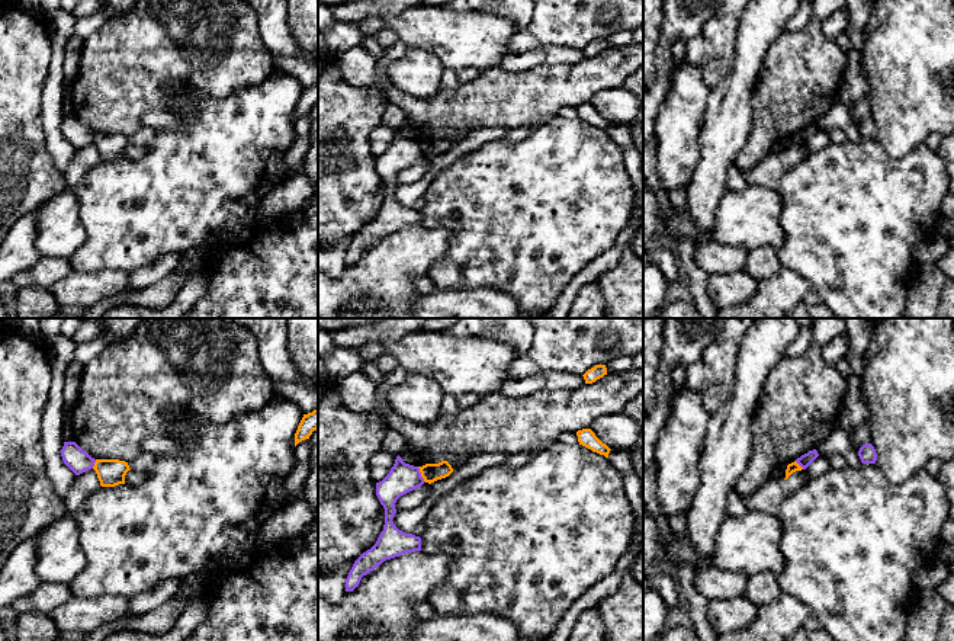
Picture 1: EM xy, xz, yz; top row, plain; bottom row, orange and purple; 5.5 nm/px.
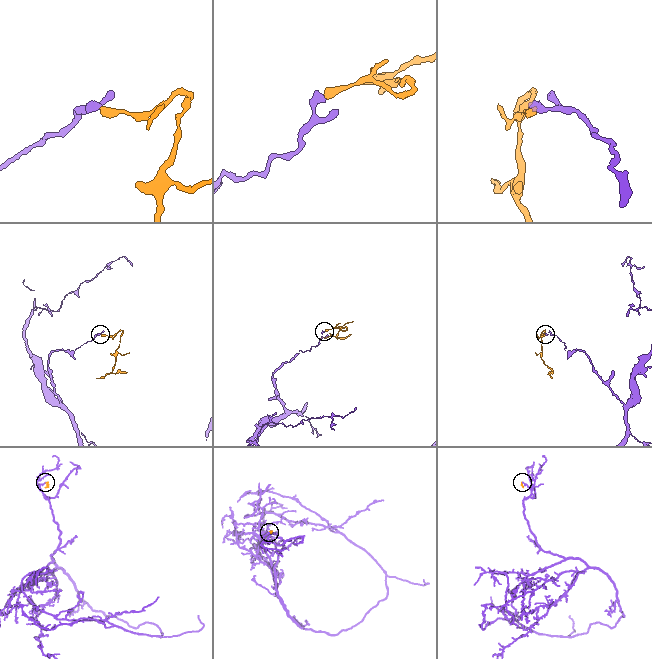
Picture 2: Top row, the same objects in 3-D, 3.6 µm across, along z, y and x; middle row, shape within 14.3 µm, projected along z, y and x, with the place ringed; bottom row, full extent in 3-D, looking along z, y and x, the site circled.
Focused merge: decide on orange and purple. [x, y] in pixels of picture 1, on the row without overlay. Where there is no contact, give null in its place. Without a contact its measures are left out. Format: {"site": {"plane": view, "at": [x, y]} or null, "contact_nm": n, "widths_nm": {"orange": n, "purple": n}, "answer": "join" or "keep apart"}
{"site": {"plane": "xz", "at": [421, 148]}, "contact_nm": 100, "widths_nm": {"orange": 100, "purple": 160}, "answer": "keep apart"}

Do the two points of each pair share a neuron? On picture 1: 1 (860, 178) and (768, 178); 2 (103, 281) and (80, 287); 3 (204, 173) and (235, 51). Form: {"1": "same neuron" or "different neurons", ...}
{"1": "different neurons", "2": "same neuron", "3": "different neurons"}

